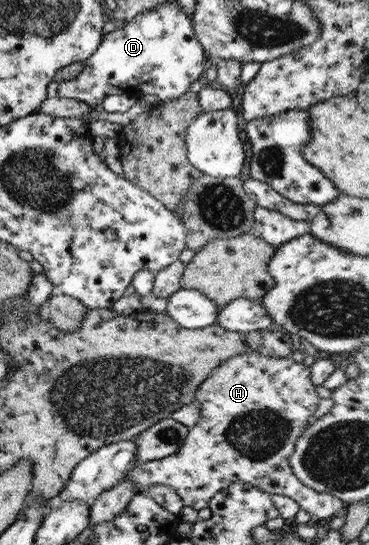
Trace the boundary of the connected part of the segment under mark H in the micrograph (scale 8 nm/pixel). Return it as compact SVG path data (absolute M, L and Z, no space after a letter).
M245 351L229 357L215 368L197 389L195 403L200 408L200 418L197 424L190 428L179 451L161 460L149 460L145 463L137 461L133 470L127 473L127 478L138 486L137 493L148 492L149 486L171 486L183 499L184 506L198 511L207 508L211 498L222 488L229 487L233 482L245 482L269 494L293 498L315 521L332 519L345 513L348 504L332 494L318 492L305 486L292 472L290 458L295 451L297 440L308 428L309 419L317 411L321 399L311 378L310 367L295 362L291 356L273 357L265 351Z

